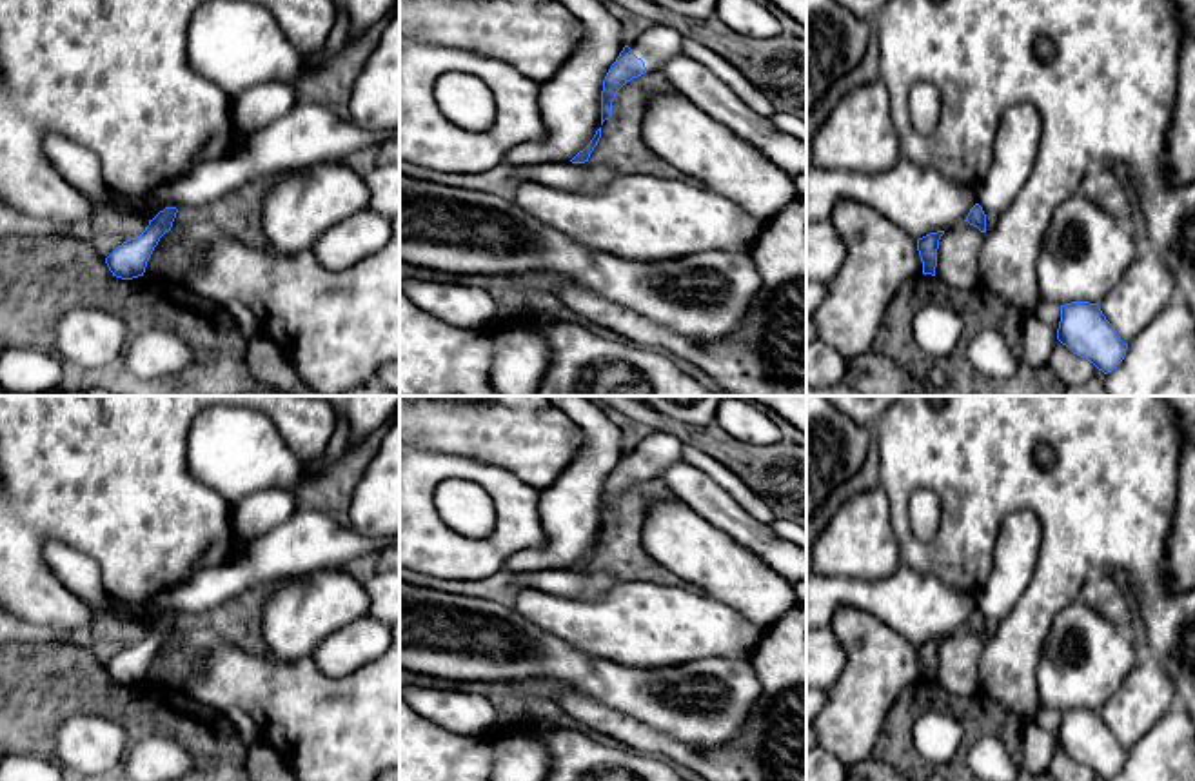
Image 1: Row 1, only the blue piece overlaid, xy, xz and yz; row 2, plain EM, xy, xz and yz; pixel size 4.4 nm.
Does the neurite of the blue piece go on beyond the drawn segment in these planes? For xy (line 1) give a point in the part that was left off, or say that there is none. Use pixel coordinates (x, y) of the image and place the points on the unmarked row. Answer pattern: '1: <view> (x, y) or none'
1: none

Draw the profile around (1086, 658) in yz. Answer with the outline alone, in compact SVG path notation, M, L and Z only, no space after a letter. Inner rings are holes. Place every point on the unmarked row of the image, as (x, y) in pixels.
M1081 598L1052 621L1037 667L1039 703L1066 712L1072 708L1101 710L1135 667L1131 632L1121 630Z

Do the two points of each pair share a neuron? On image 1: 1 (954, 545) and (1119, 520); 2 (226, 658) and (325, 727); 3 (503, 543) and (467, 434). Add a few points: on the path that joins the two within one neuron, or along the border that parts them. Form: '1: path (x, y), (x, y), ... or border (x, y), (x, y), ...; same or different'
1: path (996, 504), (1001, 498), (1077, 500); same
2: path (251, 683), (289, 700), (300, 711); same
3: border (434, 451), (500, 465), (516, 476); different

